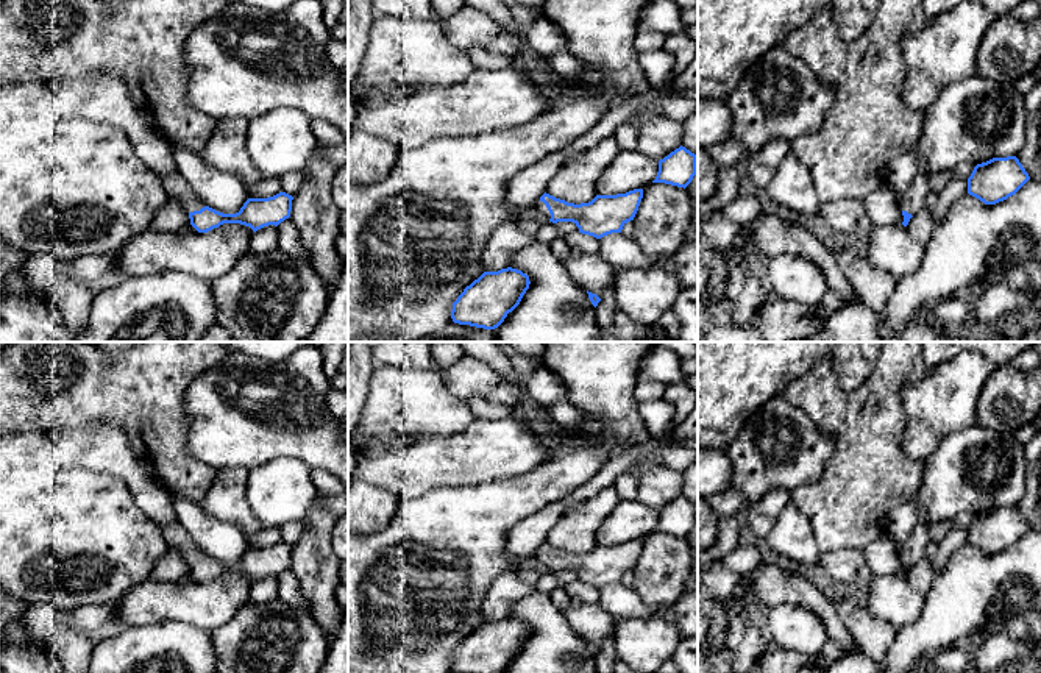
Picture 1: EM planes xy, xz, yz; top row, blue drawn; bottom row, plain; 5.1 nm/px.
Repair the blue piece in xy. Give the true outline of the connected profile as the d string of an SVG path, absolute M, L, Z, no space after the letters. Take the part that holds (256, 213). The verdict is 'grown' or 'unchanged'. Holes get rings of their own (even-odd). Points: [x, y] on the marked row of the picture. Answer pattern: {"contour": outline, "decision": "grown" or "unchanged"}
{"contour": "M176 170L161 176L164 189L175 195L189 212L190 225L198 233L208 233L223 223L240 223L250 226L254 233L264 226L275 225L290 217L293 197L279 192L268 198L248 198L239 212L223 214L204 206L190 191L183 175Z", "decision": "grown"}

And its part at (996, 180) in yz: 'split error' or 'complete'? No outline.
complete

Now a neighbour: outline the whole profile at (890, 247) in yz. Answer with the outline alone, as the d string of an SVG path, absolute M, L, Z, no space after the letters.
M876 225L868 239L866 259L886 270L896 281L918 272L924 245L916 242L904 225Z

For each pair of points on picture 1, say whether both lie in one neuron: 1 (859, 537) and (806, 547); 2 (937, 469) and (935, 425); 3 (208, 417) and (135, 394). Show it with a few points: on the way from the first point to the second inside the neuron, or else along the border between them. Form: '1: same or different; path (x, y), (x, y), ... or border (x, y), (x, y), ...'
1: different; border (801, 512), (810, 523), (813, 541), (821, 551)
2: different; border (968, 428), (951, 433), (923, 461)
3: different; border (198, 375), (184, 394), (184, 445)

